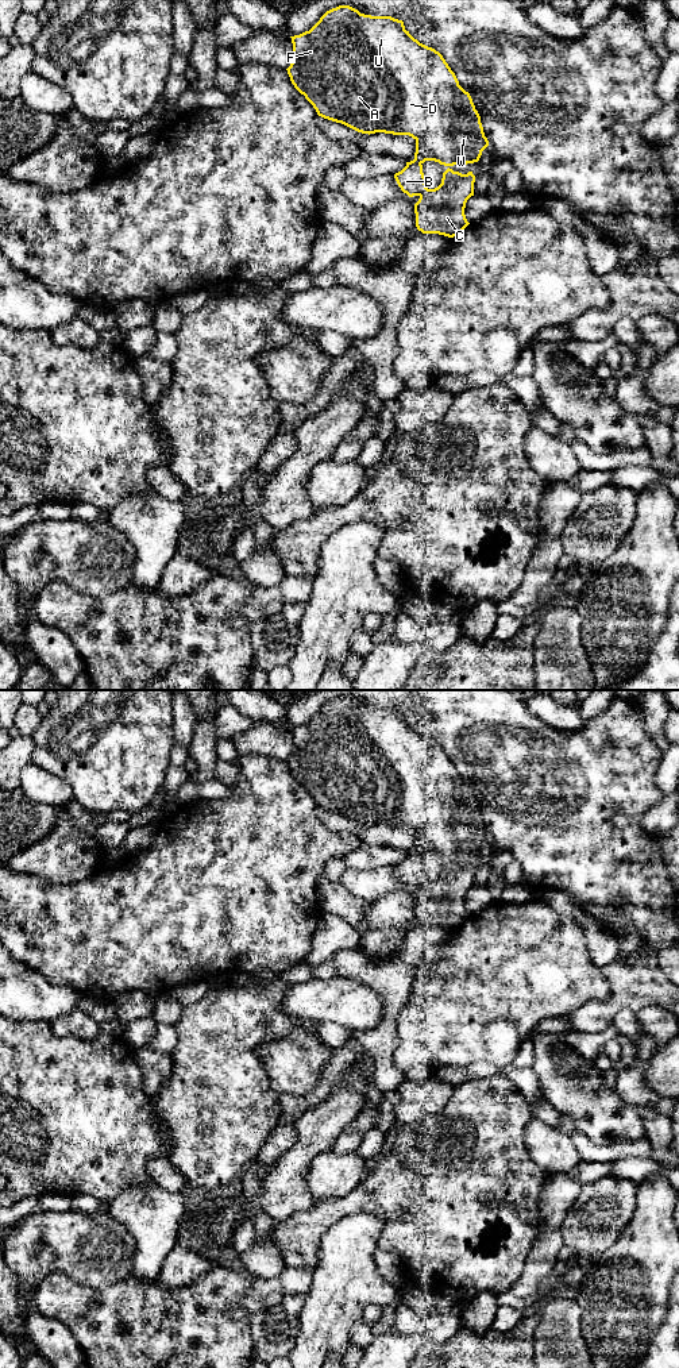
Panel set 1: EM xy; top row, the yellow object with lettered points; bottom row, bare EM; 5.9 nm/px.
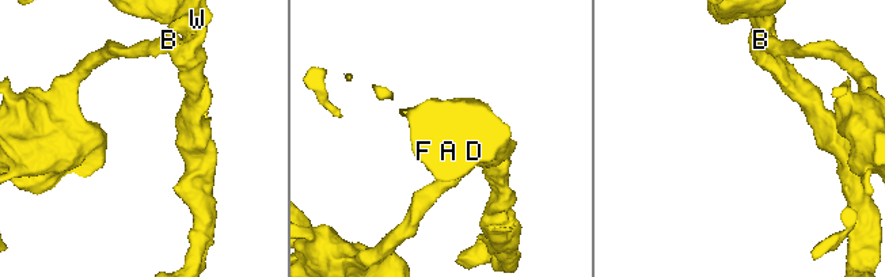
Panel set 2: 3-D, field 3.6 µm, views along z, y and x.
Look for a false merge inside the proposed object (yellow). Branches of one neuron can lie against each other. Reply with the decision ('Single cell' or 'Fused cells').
Fused cells

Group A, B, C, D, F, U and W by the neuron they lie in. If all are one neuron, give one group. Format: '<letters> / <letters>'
A C D F U W / B

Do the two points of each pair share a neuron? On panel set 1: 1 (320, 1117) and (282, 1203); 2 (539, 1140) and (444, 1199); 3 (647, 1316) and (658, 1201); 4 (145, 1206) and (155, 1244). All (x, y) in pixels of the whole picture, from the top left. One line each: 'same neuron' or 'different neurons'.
1: same neuron
2: different neurons
3: same neuron
4: same neuron

